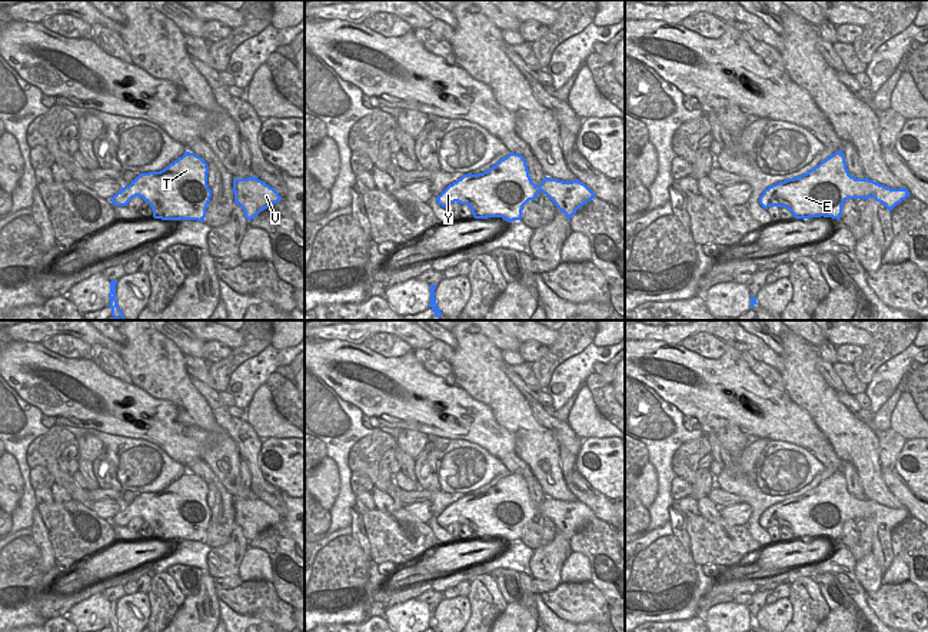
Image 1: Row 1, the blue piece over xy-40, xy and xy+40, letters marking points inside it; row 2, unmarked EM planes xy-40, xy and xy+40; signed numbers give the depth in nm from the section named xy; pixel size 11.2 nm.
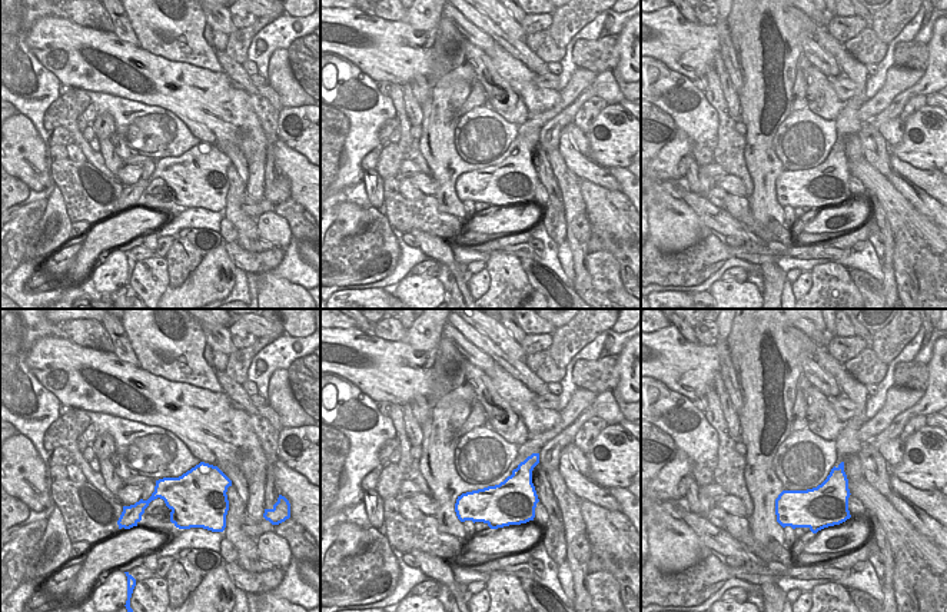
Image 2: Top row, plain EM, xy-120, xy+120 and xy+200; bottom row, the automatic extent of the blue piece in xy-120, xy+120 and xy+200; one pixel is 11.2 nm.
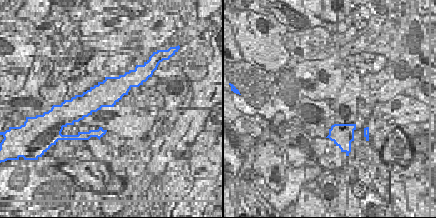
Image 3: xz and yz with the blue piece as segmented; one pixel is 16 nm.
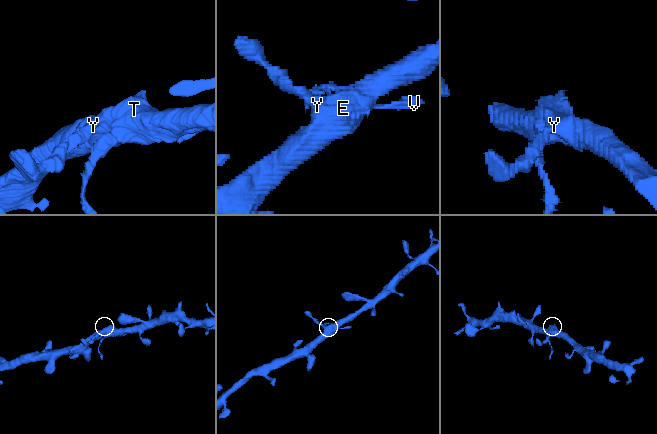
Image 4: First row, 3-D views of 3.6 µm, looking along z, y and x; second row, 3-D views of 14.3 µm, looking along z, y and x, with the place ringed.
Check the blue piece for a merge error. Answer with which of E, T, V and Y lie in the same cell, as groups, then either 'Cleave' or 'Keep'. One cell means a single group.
Groups: E T V Y. Keep

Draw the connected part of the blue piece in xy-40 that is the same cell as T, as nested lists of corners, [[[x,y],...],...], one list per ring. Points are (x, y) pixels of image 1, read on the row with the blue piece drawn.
[[[186,152],[160,172],[140,173],[112,199],[114,206],[127,206],[139,196],[147,202],[154,219],[204,222],[212,197],[207,184],[207,163]]]

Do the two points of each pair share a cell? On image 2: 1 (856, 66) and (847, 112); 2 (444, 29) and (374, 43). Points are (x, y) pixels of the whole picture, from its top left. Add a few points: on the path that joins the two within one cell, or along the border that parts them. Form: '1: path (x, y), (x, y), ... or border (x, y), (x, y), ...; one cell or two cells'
1: path (859, 77), (861, 93), (857, 100); one cell
2: border (412, 15), (415, 30), (435, 29), (434, 63); two cells

